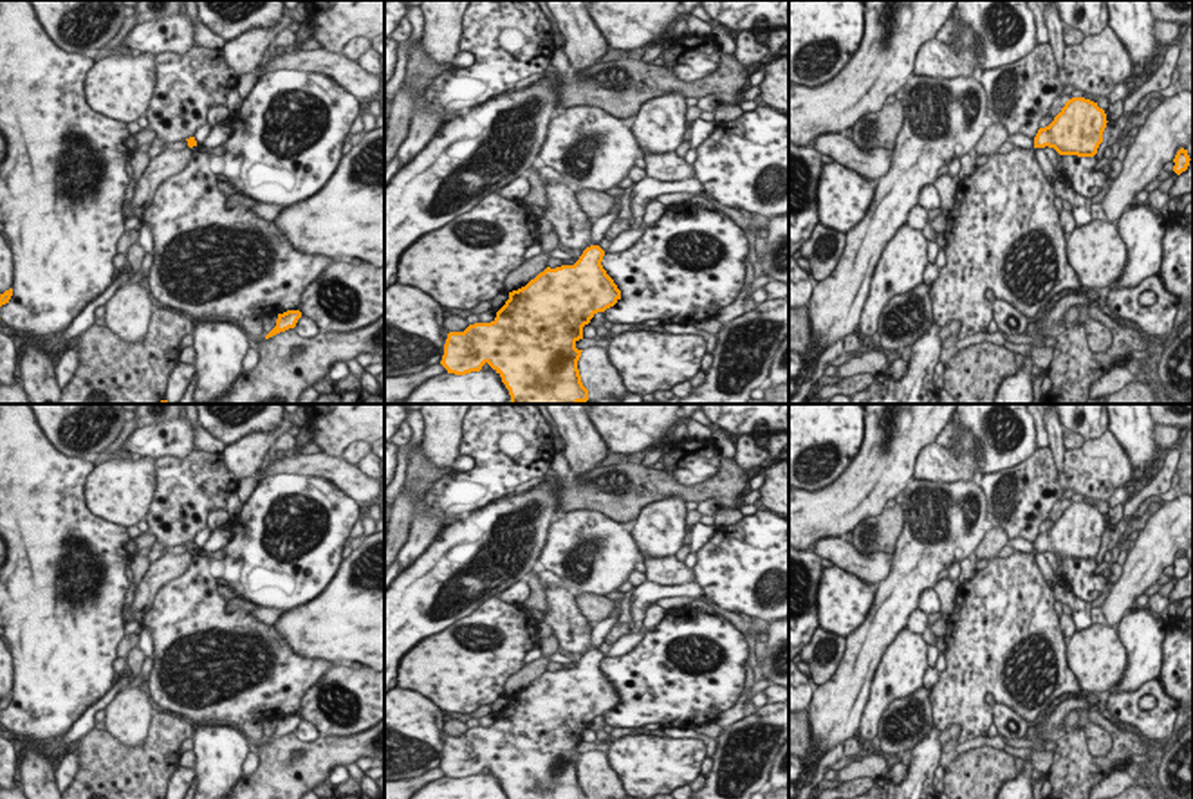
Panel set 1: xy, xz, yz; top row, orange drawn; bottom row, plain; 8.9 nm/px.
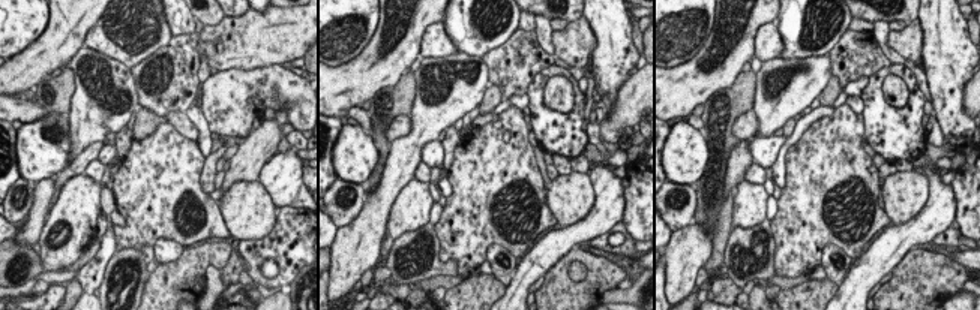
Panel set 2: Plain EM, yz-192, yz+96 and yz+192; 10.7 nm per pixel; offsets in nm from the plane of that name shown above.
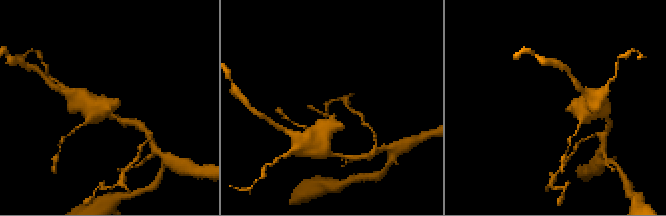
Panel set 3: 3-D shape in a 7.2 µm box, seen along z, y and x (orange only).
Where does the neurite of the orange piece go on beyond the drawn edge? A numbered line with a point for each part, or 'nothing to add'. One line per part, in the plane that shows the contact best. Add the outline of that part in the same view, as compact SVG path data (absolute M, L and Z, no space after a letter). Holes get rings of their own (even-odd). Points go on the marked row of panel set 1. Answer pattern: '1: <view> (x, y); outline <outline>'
nothing to add

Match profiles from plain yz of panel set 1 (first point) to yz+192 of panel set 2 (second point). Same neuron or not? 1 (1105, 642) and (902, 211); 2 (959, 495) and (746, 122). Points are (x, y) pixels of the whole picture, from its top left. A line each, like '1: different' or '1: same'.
1: same
2: different

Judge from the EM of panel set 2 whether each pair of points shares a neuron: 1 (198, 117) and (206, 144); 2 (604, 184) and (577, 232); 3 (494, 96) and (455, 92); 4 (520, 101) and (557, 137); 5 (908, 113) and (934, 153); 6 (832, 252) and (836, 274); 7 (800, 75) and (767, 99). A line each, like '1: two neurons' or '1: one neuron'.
1: one neuron
2: one neuron
3: two neurons
4: two neurons
5: two neurons
6: one neuron
7: one neuron

